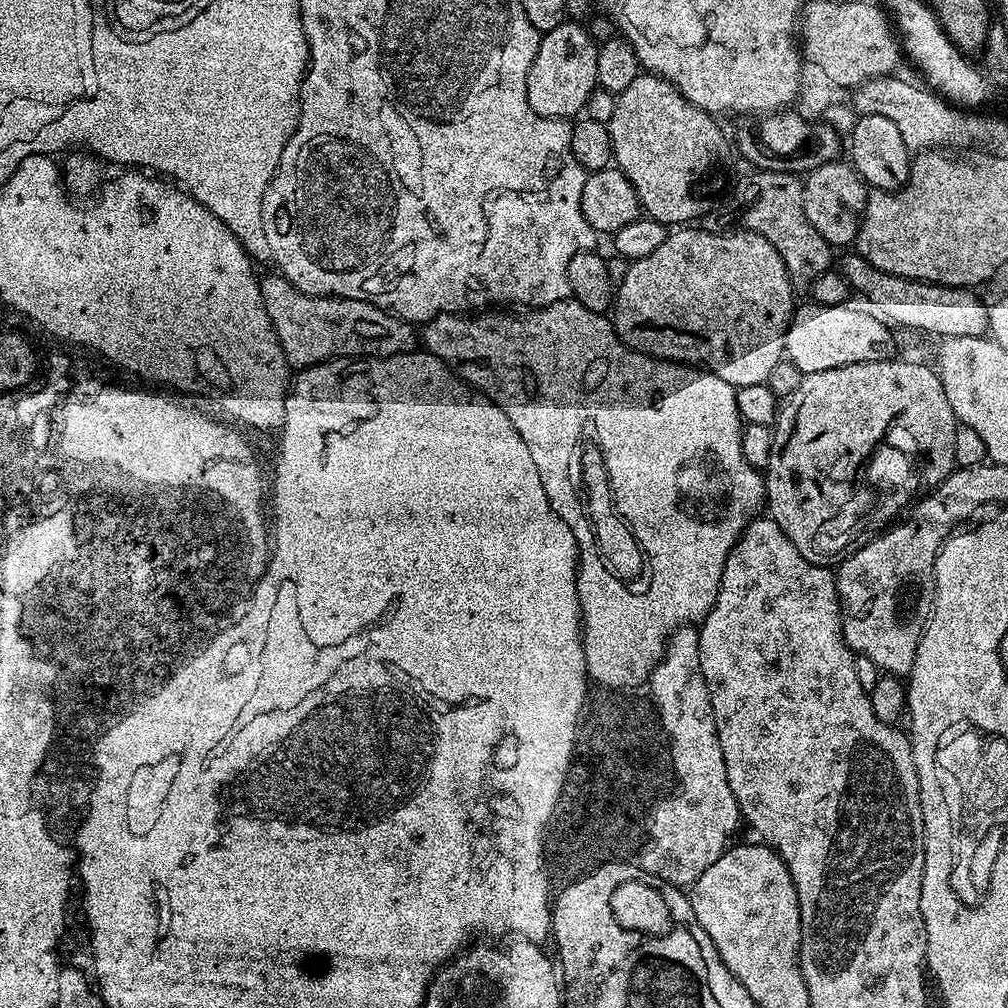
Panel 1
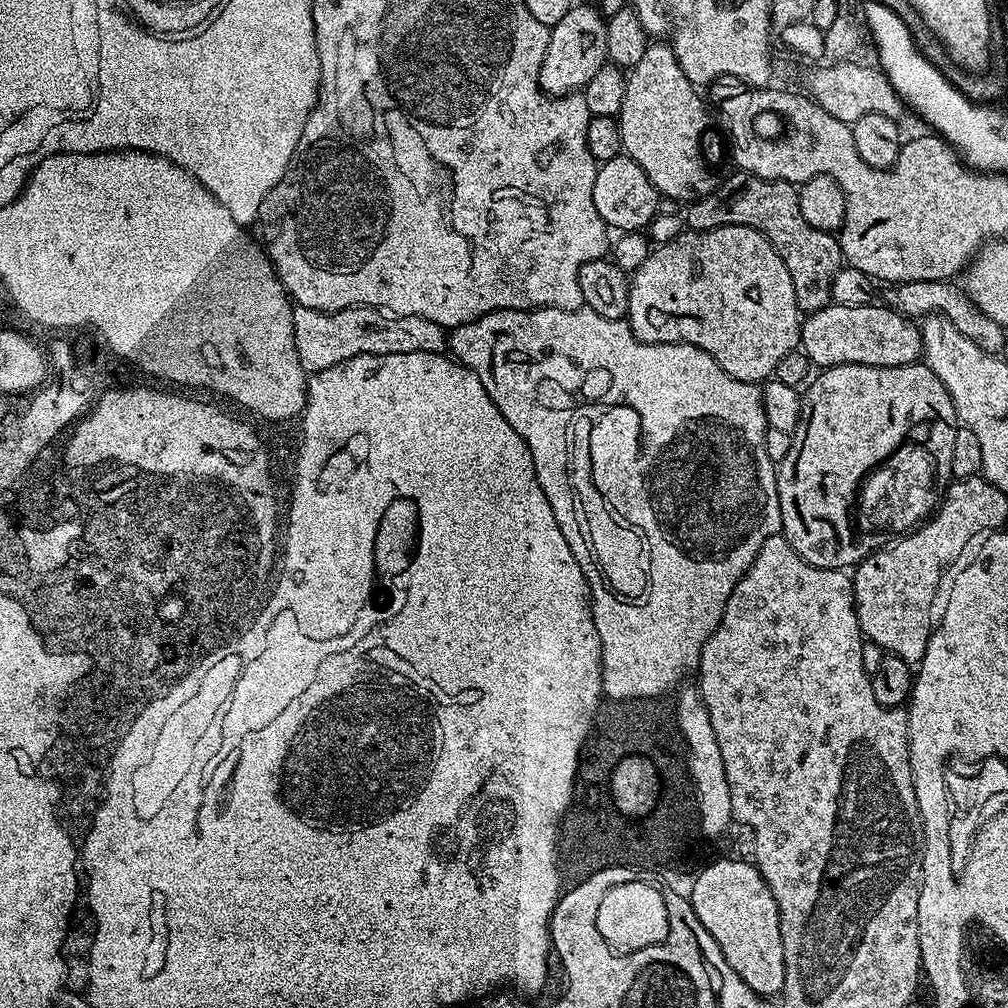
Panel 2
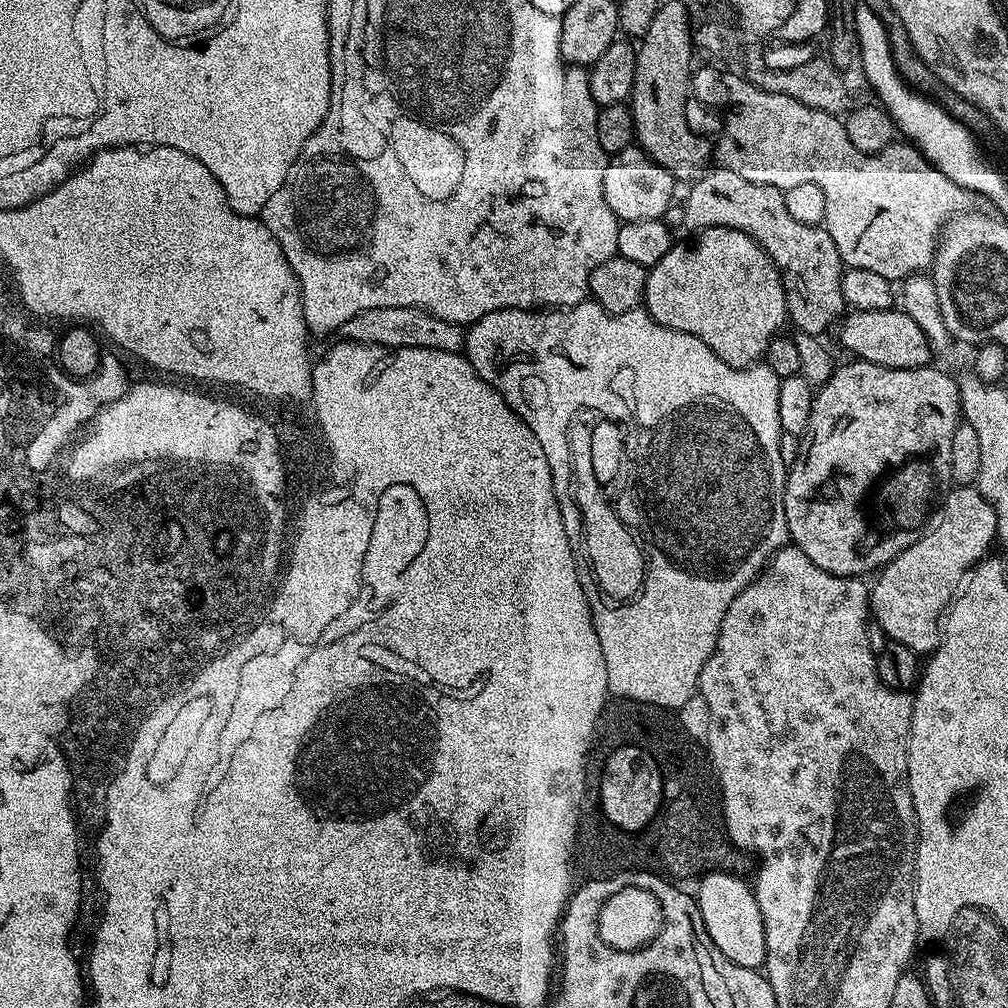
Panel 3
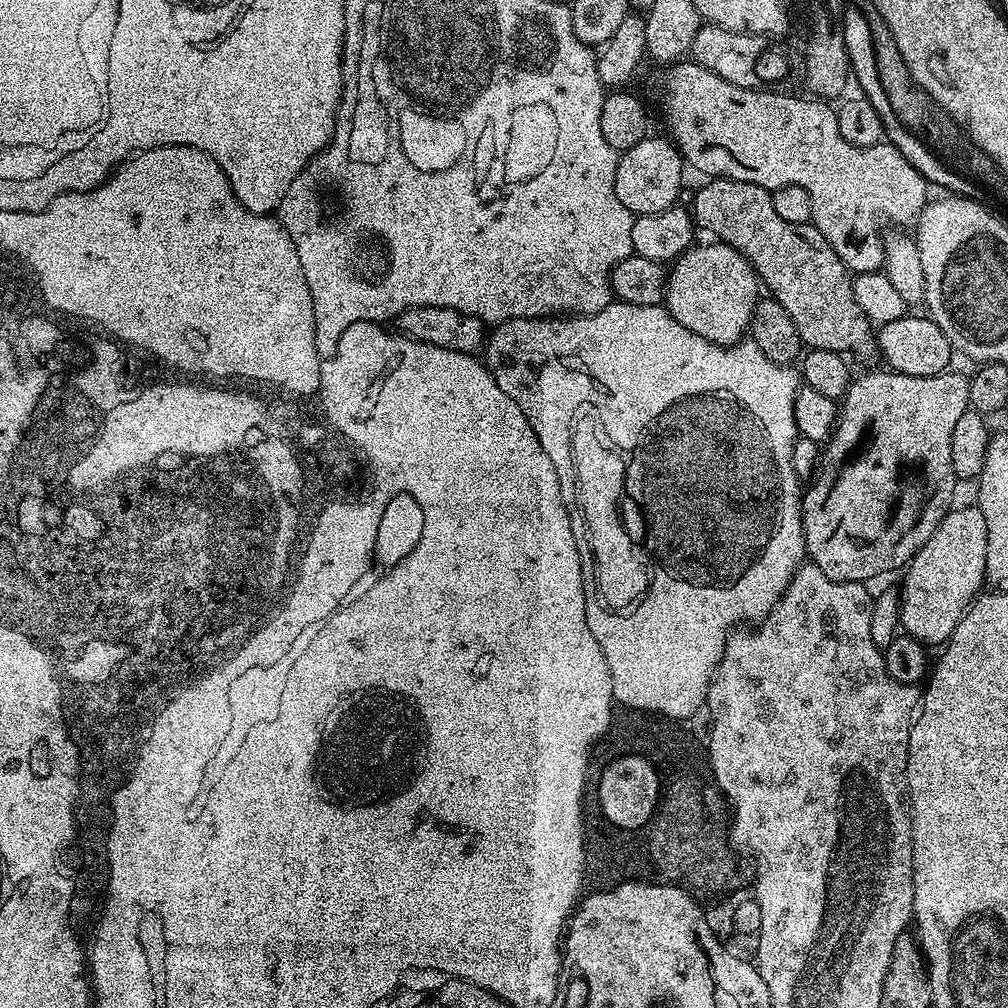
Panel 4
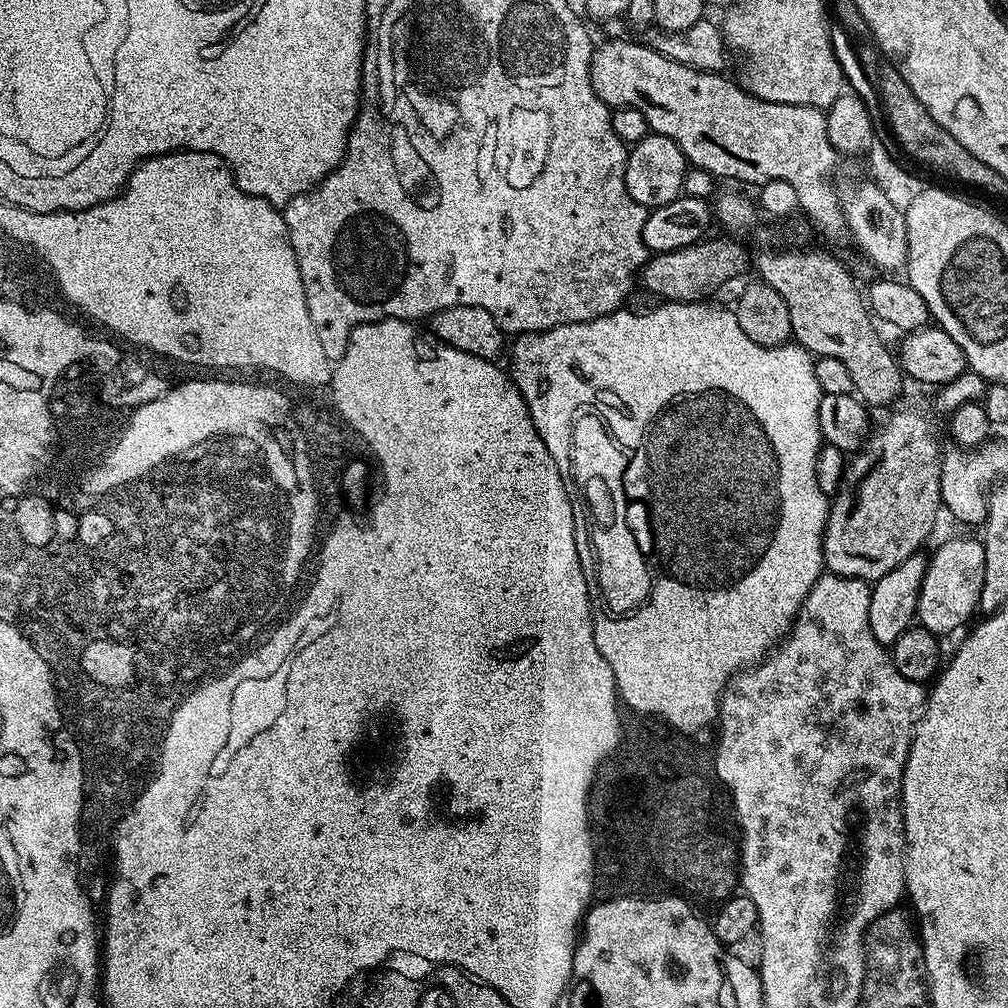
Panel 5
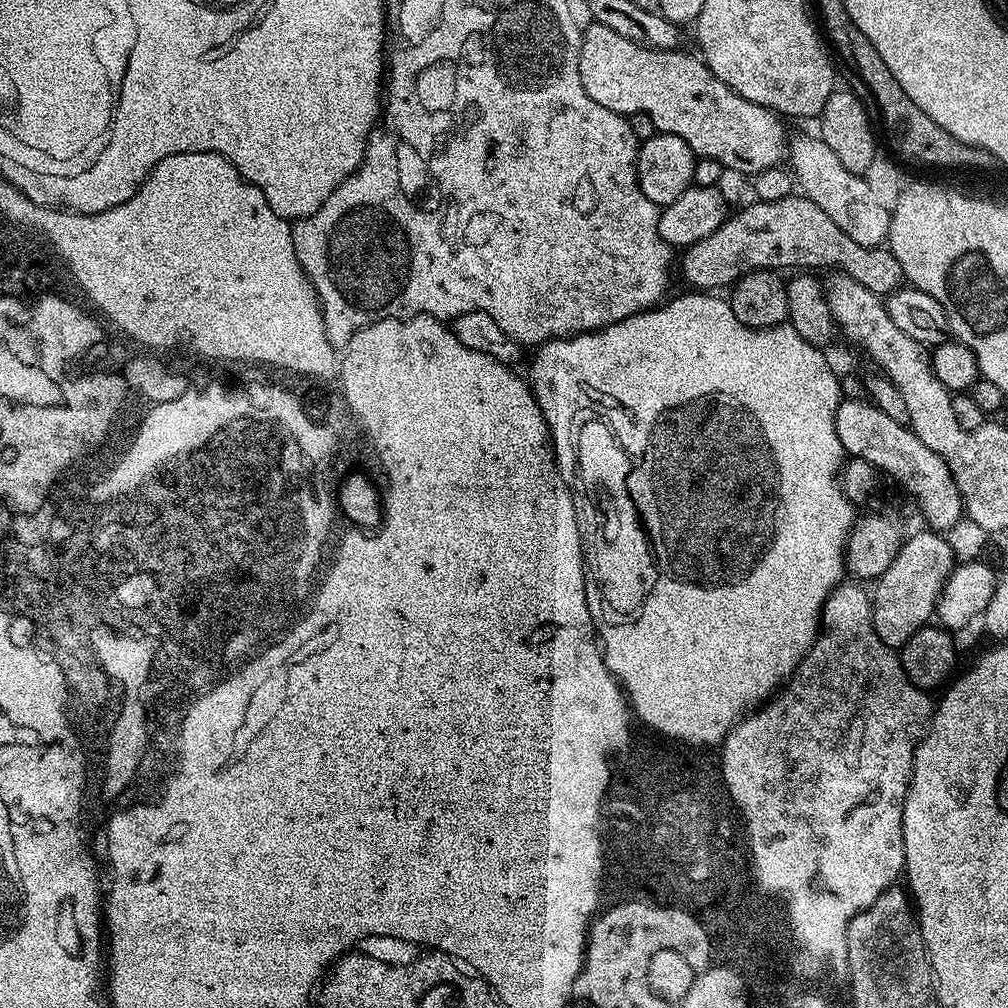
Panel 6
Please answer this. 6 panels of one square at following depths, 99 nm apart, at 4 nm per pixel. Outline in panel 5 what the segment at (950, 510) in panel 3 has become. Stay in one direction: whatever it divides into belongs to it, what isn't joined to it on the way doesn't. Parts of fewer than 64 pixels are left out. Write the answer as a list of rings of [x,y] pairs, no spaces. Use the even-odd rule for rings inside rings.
[[[956,536],[948,540],[928,560],[928,569],[922,578],[922,590],[918,594],[916,620],[919,627],[944,638],[947,632],[956,632],[972,615],[977,615],[982,594],[982,582],[986,578],[986,550],[983,539],[972,536]]]

